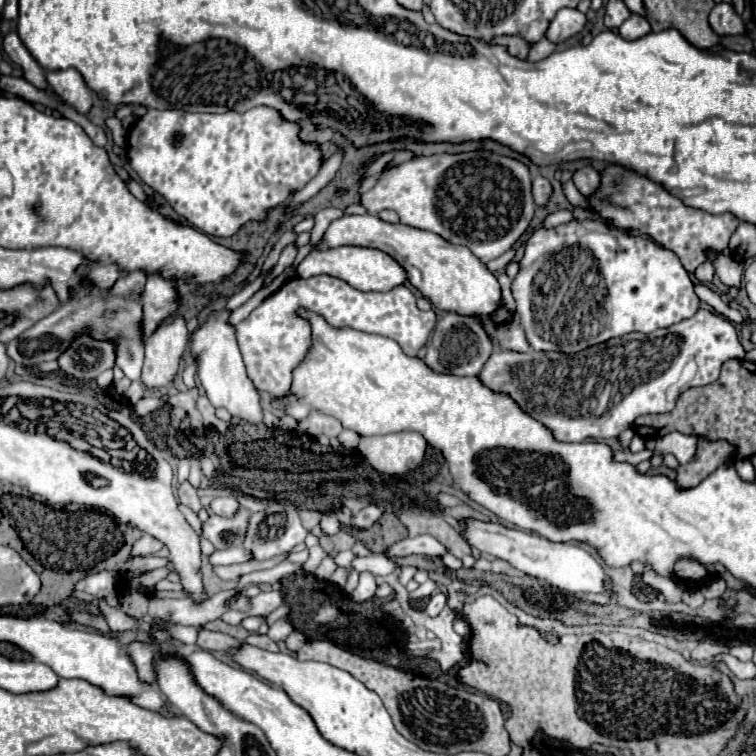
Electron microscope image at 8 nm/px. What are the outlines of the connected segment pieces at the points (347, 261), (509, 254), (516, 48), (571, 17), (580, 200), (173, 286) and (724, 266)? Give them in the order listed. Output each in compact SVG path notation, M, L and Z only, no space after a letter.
M334 247L334 249L314 249L310 251L302 263L298 265L300 277L314 277L314 275L330 275L336 279L346 281L358 291L390 291L406 281L404 269L386 253L378 249L366 247Z
M511 248L496 260L491 261L491 264L487 264L486 267L490 272L502 271L513 260L514 255L515 250Z
M502 35L502 37L494 37L490 45L502 45L510 51L510 55L514 55L516 59L526 59L528 51L530 51L530 45L520 39L520 37L510 37L510 35Z
M562 9L558 11L556 19L550 23L546 37L548 41L552 41L554 45L564 43L566 39L574 37L576 33L580 33L586 25L586 15L580 13L578 9Z
M572 181L562 183L562 191L564 191L566 199L568 199L574 207L576 207L576 205L580 205L580 207L588 207L588 205L586 205L586 201L584 201L584 197L582 197L582 193L574 187L574 183L572 183Z
M160 271L148 275L144 291L138 293L138 303L142 303L142 339L146 341L166 319L172 319L182 307L180 283L176 279L164 279Z
M708 253L708 257L716 265L716 273L724 285L740 287L740 279L742 279L742 271L744 271L740 257L734 257L730 253L722 253L722 255Z

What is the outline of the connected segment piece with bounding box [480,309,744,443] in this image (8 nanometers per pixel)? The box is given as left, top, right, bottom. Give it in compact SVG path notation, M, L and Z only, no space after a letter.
M700 309L694 317L684 319L666 329L652 331L648 335L630 333L608 339L606 343L588 347L578 353L560 351L494 351L480 371L480 379L494 391L508 393L528 415L544 423L558 441L586 441L586 439L610 439L622 431L632 429L634 419L650 413L666 413L674 409L678 395L690 387L714 383L720 367L728 359L742 359L744 351L732 323L706 309Z

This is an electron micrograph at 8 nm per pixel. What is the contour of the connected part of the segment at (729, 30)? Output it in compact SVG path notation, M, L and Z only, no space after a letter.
M718 3L710 13L710 27L716 35L744 35L744 21L736 15L732 5Z

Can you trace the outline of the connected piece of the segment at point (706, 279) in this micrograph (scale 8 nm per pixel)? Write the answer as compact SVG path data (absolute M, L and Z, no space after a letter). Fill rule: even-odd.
M702 263L702 265L696 269L694 277L696 277L696 281L700 281L700 283L710 283L712 277L714 277L714 265L712 265L712 263Z

